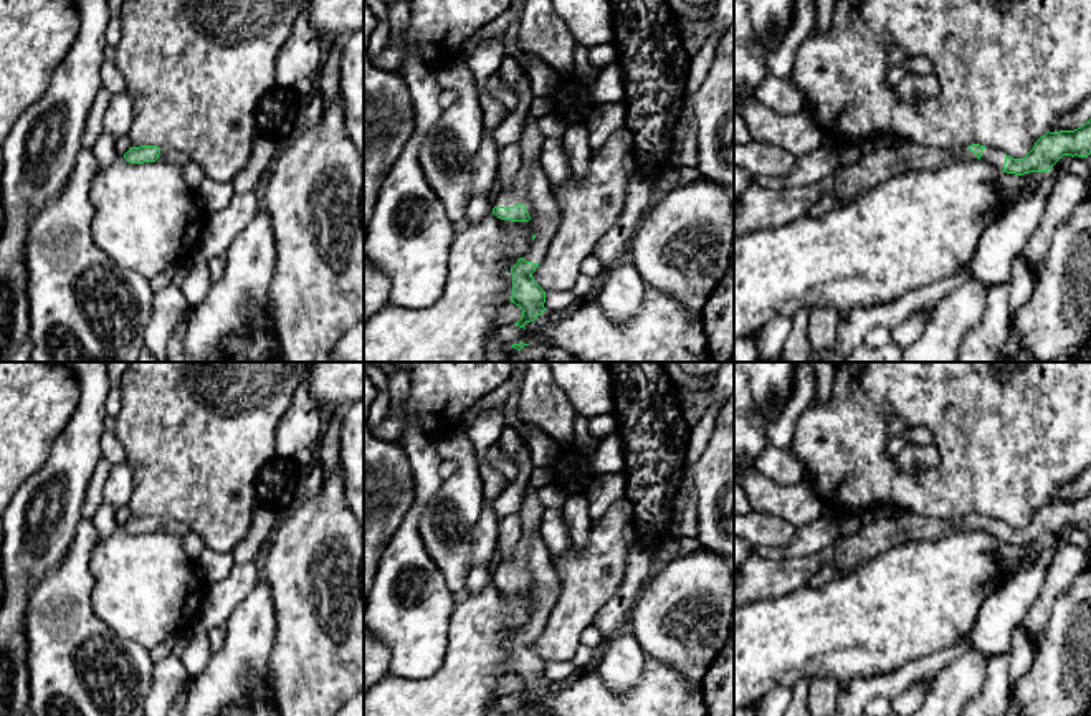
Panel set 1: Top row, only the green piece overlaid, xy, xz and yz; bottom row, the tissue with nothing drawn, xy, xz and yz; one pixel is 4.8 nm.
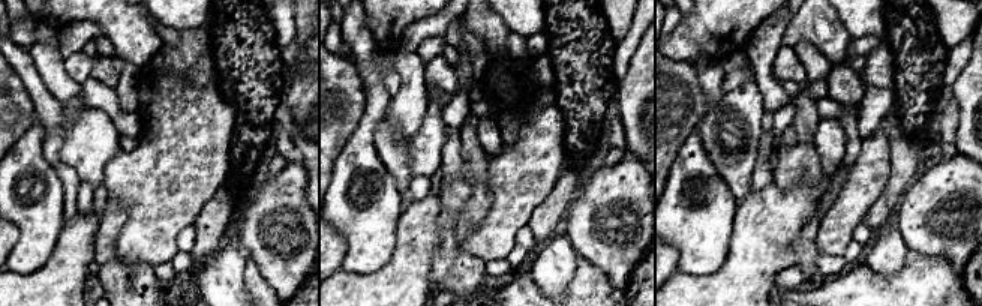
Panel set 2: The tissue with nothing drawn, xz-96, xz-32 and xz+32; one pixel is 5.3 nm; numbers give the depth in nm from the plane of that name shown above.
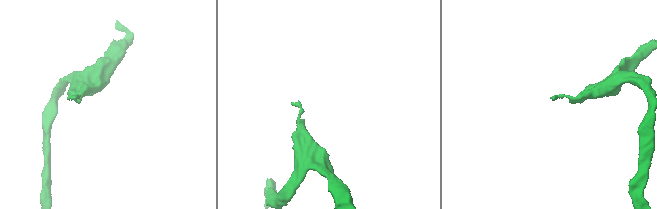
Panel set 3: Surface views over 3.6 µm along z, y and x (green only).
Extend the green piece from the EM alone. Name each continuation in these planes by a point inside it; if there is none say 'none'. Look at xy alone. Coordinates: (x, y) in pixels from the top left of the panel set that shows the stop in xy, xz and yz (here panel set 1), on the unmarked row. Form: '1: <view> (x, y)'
1: xy (167, 525)

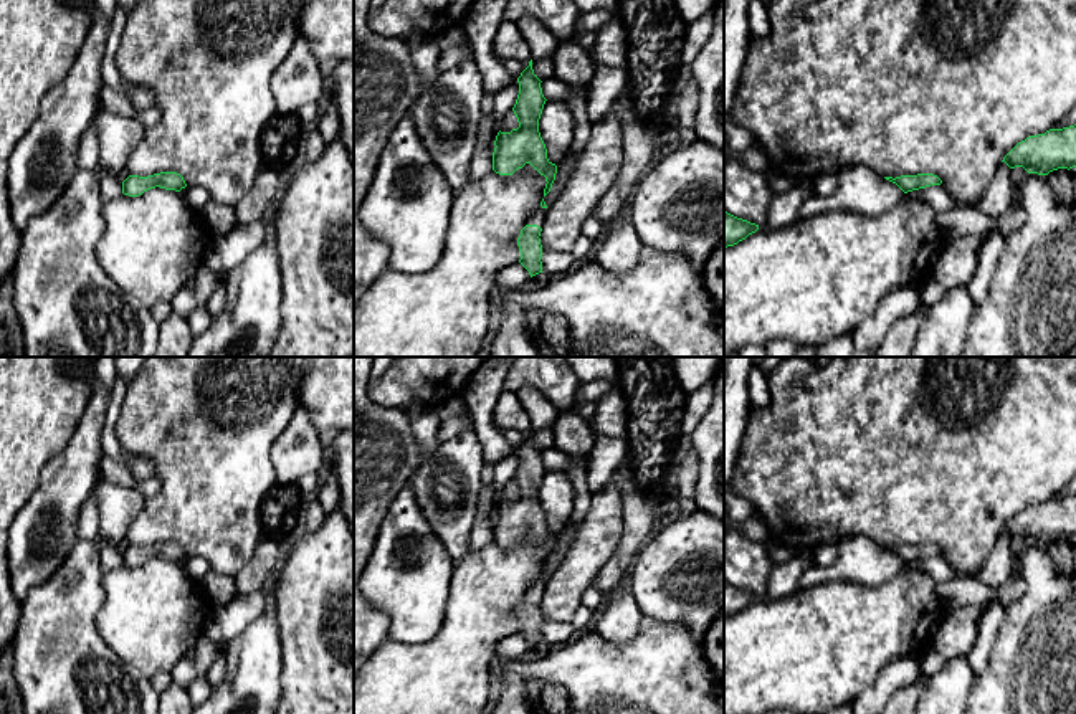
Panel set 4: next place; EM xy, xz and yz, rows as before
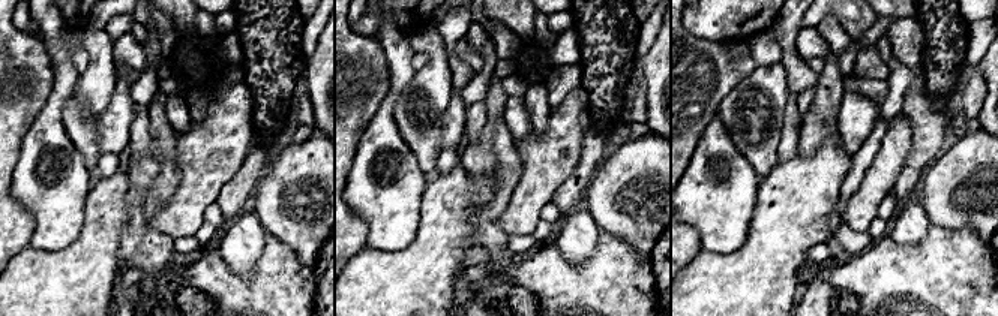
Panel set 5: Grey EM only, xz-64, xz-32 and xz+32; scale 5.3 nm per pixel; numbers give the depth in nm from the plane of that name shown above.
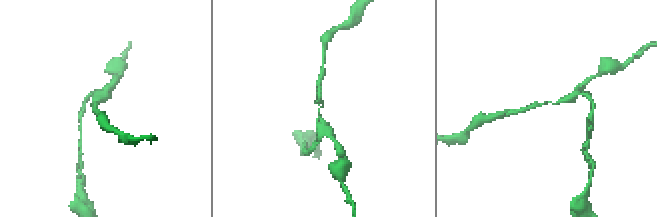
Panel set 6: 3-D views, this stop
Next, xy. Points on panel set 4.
none

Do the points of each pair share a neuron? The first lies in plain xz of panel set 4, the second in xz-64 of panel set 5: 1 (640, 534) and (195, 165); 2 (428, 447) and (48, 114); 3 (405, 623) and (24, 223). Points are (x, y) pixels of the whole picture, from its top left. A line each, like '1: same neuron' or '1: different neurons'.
1: different neurons
2: same neuron
3: different neurons

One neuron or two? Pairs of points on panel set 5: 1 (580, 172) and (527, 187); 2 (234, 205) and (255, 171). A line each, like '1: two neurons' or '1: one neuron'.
1: two neurons
2: one neuron

